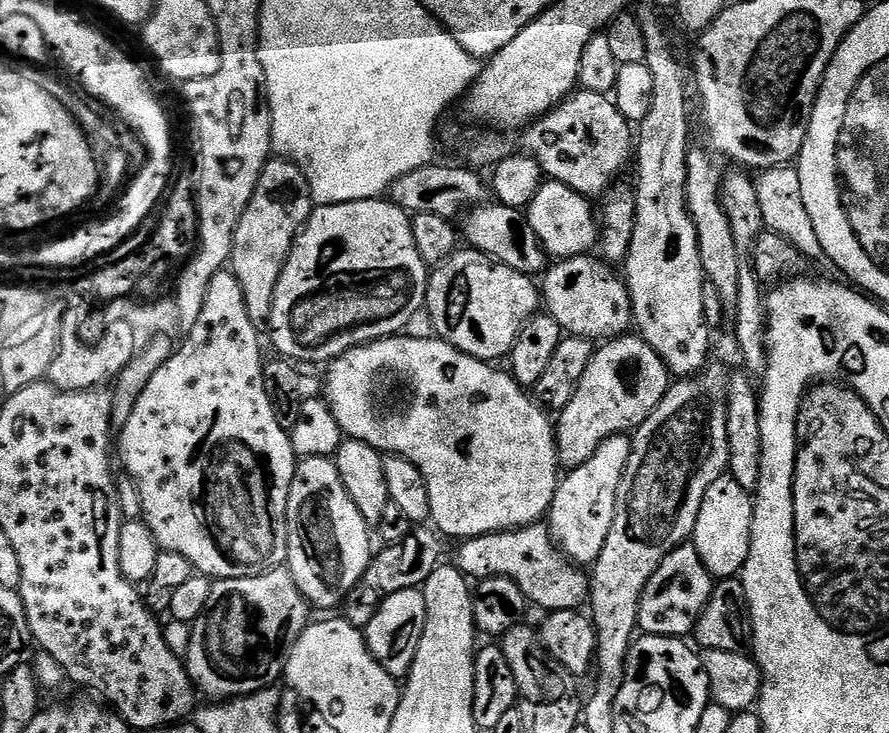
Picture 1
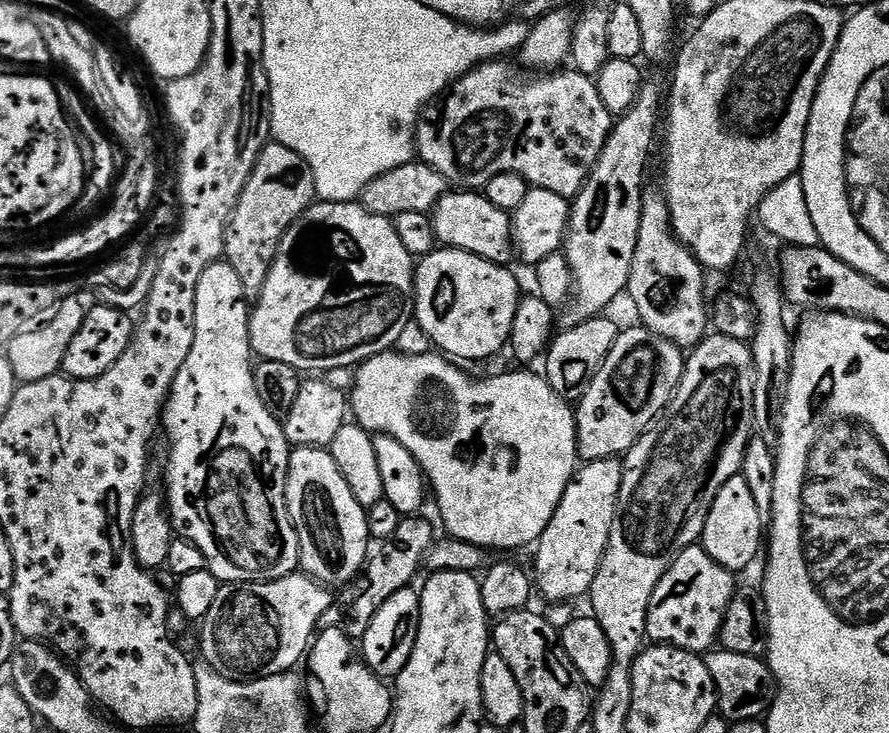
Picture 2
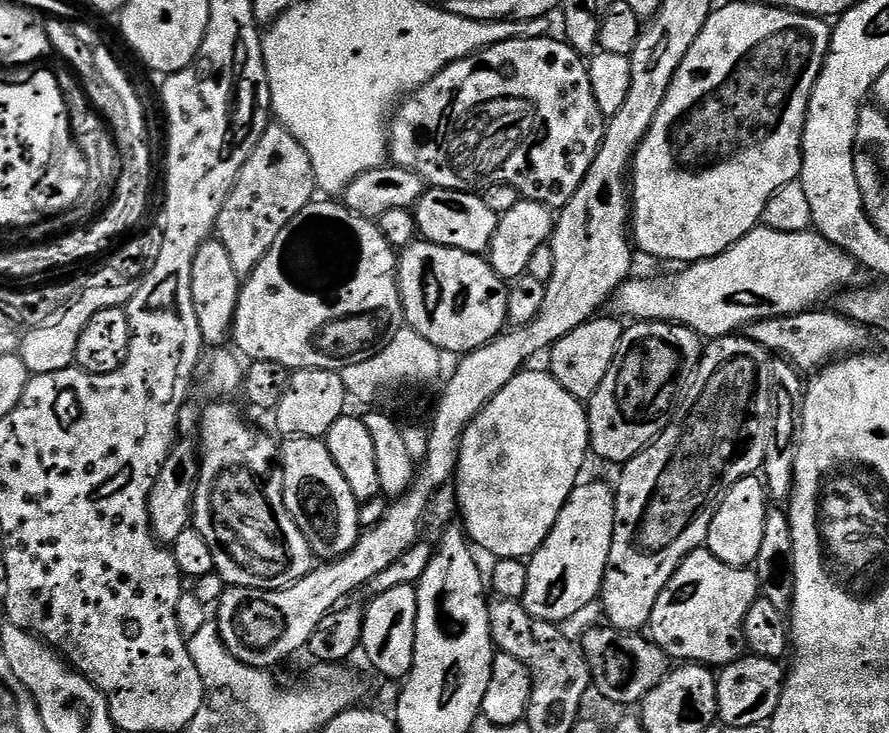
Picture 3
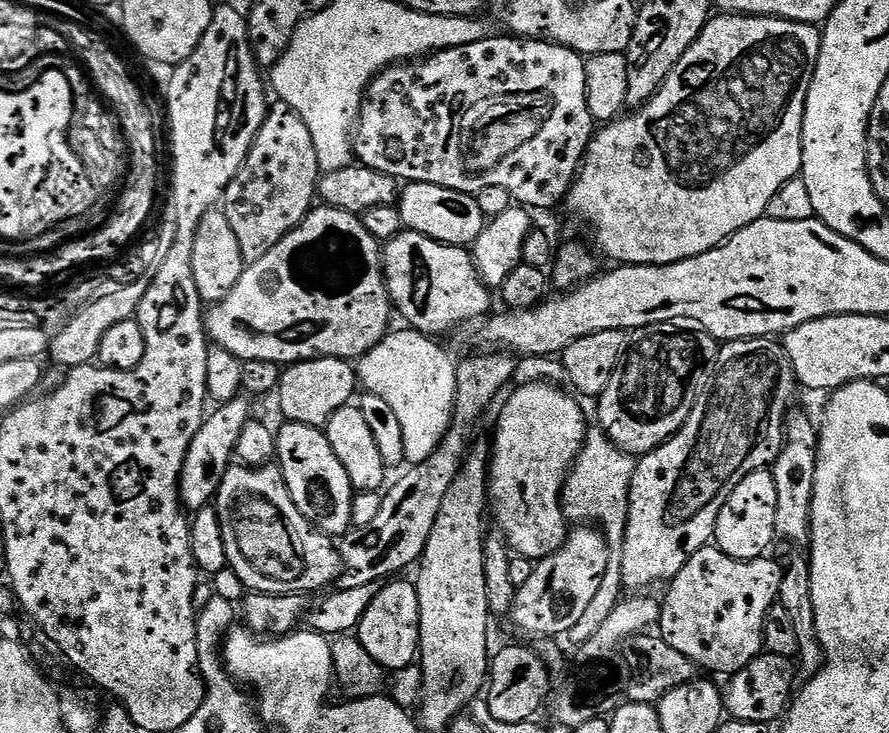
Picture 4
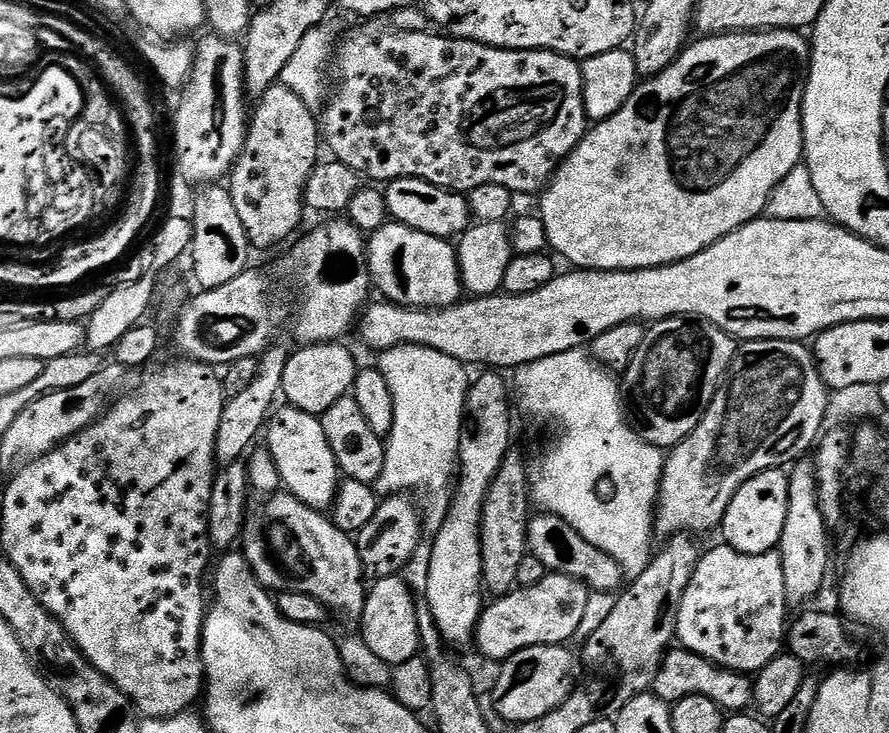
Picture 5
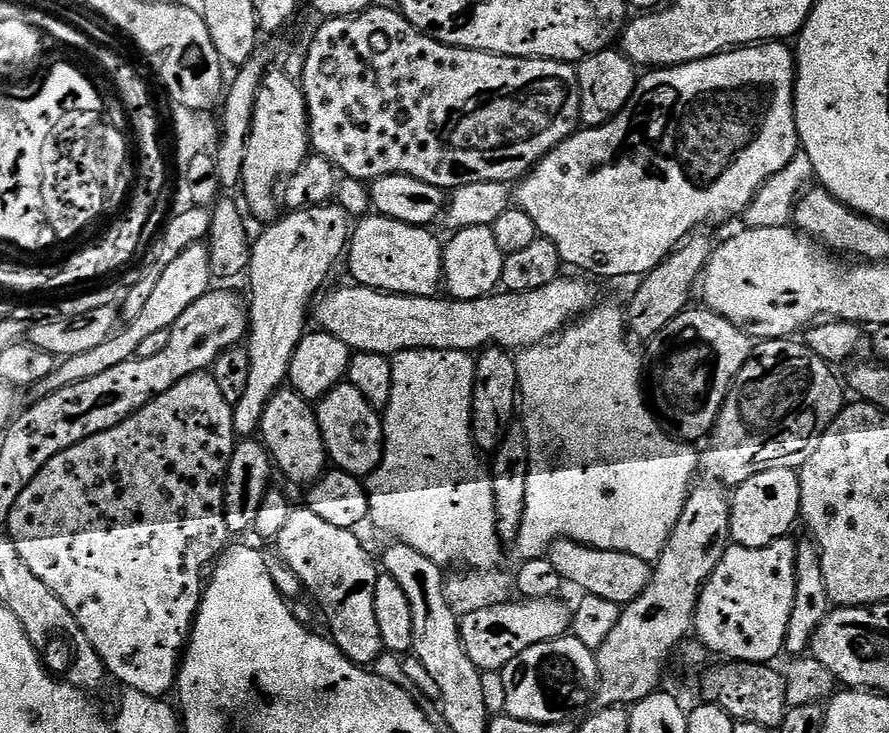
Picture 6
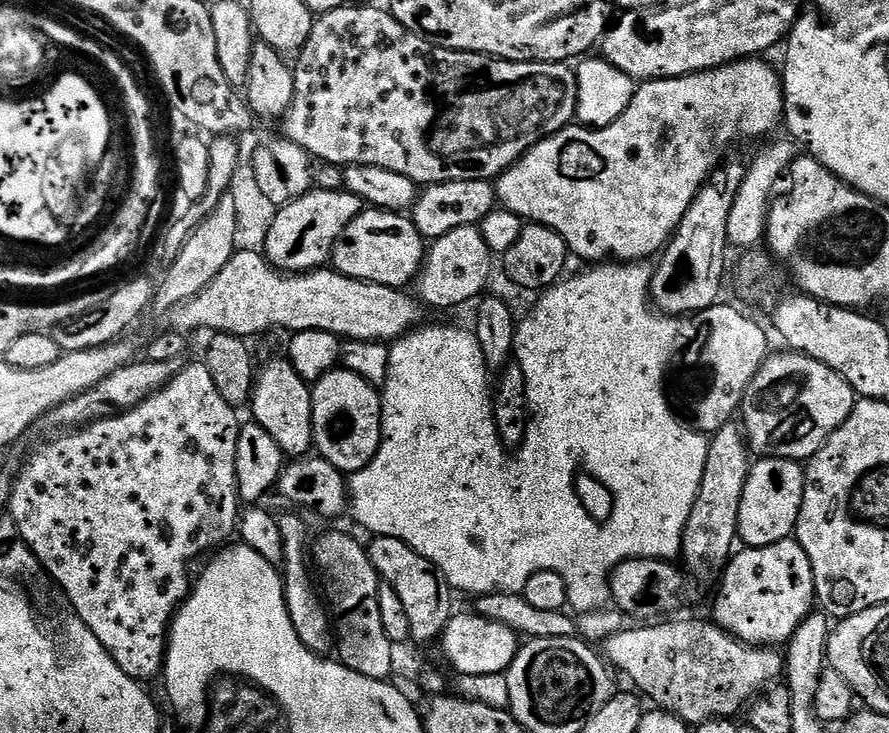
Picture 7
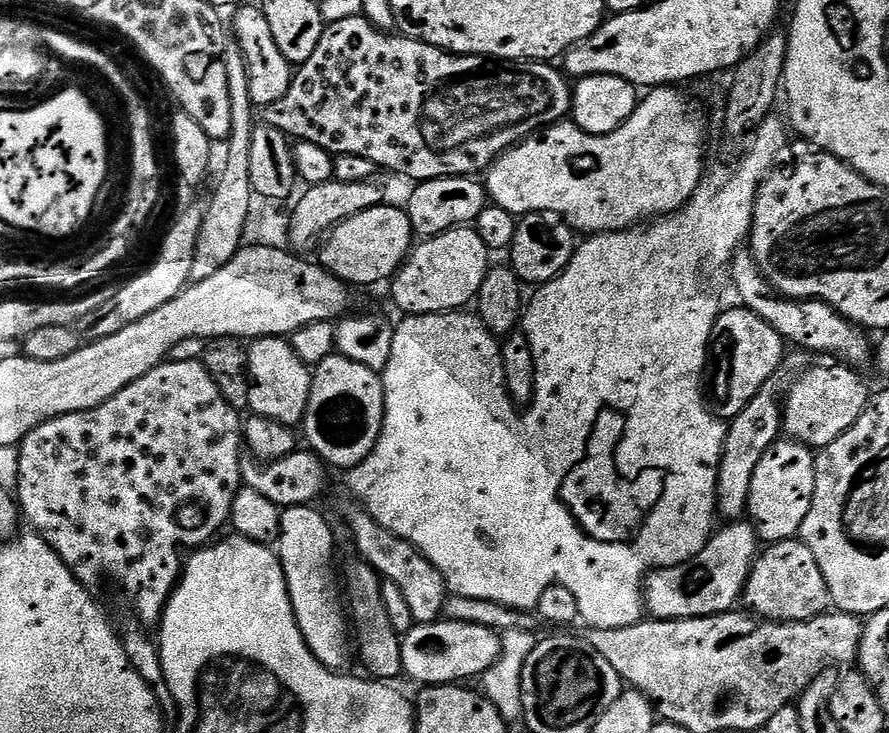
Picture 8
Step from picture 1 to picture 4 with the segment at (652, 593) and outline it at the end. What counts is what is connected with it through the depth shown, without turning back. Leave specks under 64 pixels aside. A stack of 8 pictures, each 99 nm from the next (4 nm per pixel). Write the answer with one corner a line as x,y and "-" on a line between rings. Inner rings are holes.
715,546
698,550
662,596
659,636
701,669
731,674
750,666
765,651
764,630
780,595
782,568
768,559
735,560

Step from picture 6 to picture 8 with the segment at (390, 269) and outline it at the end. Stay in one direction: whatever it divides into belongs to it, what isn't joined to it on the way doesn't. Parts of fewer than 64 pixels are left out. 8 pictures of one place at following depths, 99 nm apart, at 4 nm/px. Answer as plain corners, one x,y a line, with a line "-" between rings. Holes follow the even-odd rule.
385,202
370,210
362,210
337,224
319,245
318,263
330,275
349,286
380,284
383,280
384,283
391,281
413,247
414,233
407,211

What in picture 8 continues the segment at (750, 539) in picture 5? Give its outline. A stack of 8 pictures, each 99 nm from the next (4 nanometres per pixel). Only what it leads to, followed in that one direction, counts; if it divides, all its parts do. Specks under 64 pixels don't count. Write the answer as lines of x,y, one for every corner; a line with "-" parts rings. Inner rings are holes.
781,438
762,454
758,470
750,482
747,515
756,529
756,535
765,545
776,544
779,540
790,540
800,535
800,527
810,514
810,502
814,498
816,458
813,449
791,438

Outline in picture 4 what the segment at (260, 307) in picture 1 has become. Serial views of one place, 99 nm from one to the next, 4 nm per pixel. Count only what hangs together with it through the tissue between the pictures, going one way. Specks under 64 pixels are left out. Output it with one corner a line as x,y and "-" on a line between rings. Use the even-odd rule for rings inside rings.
273,103
254,138
252,148
246,154
246,162
242,162
238,174
224,191
222,201
222,210
238,238
238,246
242,246
245,261
257,260
270,250
274,250
274,246
282,242
284,235
307,218
318,196
321,175
318,150
314,150
314,138
310,138
310,130
306,130
306,122
302,122
302,118
290,105

